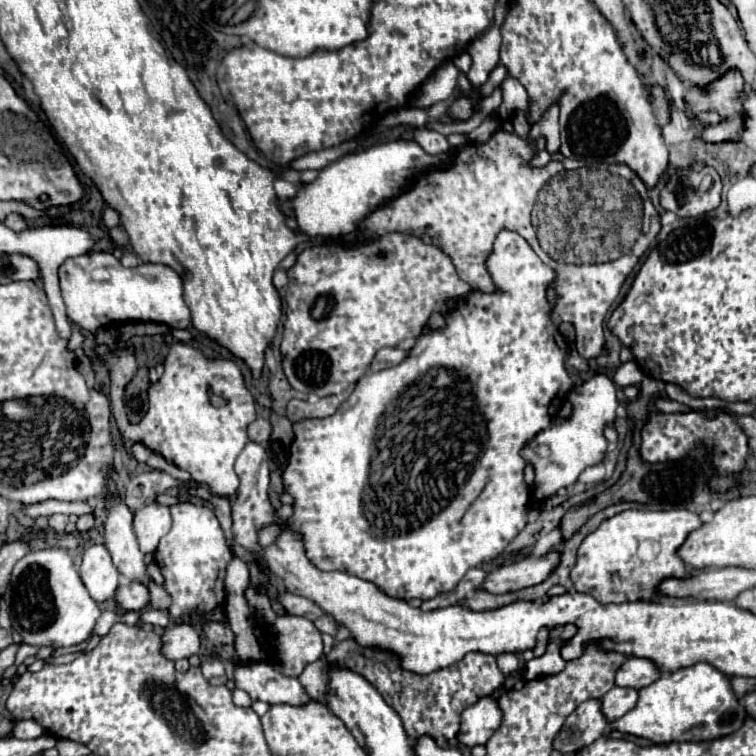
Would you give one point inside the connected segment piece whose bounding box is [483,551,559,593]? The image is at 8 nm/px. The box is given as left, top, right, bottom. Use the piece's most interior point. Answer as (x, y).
(531, 570)

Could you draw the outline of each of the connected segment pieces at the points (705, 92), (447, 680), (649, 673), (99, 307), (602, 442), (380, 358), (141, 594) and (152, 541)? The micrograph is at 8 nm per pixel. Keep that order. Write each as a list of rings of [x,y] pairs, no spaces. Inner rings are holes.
[[[731,69],[731,73],[725,73],[723,77],[715,79],[711,85],[707,85],[707,89],[699,89],[697,85],[689,87],[685,101],[689,103],[689,117],[691,119],[697,119],[697,115],[703,111],[711,111],[711,113],[721,115],[721,123],[705,125],[699,133],[699,139],[703,139],[707,143],[725,143],[725,141],[737,143],[737,141],[741,141],[741,133],[745,127],[743,103],[747,97],[749,97],[749,91],[745,87],[745,81],[743,81],[743,75],[739,73],[739,69]]]
[[[345,639],[337,643],[329,655],[323,655],[319,661],[313,661],[303,669],[303,673],[297,677],[305,689],[305,693],[311,699],[321,699],[327,689],[327,667],[329,665],[341,665],[349,667],[357,673],[361,673],[375,689],[383,695],[385,703],[397,711],[397,715],[403,721],[405,733],[411,741],[419,739],[421,735],[433,735],[439,745],[447,745],[449,739],[453,739],[459,733],[461,725],[461,713],[465,707],[477,703],[481,697],[491,695],[493,689],[503,685],[505,675],[499,671],[495,655],[487,653],[467,653],[461,661],[437,669],[429,675],[417,675],[401,667],[401,661],[391,651],[377,651],[373,647],[361,647],[355,639]]]
[[[629,657],[621,669],[617,671],[615,685],[619,687],[631,687],[631,689],[643,689],[651,685],[655,679],[661,677],[661,671],[651,659],[645,657]]]
[[[91,251],[81,257],[71,257],[59,267],[59,289],[69,321],[77,323],[85,331],[97,331],[111,321],[155,321],[175,329],[187,329],[183,281],[167,265],[145,263],[125,269],[111,253]]]
[[[598,373],[587,379],[581,385],[575,385],[569,393],[571,403],[571,415],[567,419],[557,417],[551,427],[539,431],[523,449],[523,459],[533,465],[535,469],[535,485],[533,495],[537,499],[547,499],[555,495],[559,489],[573,485],[579,477],[579,473],[591,465],[597,465],[603,461],[607,451],[607,439],[603,435],[603,429],[615,421],[617,417],[617,397],[615,397],[615,385],[605,374]],[[547,443],[551,447],[551,457],[541,459],[533,453],[535,445]]]
[[[393,347],[393,349],[379,349],[377,351],[377,355],[375,355],[375,361],[373,361],[373,371],[377,371],[377,369],[387,369],[387,367],[395,367],[395,365],[399,365],[403,359],[407,359],[407,355],[409,355],[409,351],[403,351],[403,349],[397,349],[397,347]]]
[[[121,583],[113,599],[125,611],[141,611],[149,605],[149,589],[141,583]]]
[[[149,503],[135,511],[133,517],[133,529],[135,537],[139,541],[139,549],[143,553],[153,553],[161,541],[163,535],[171,529],[171,511],[169,507]]]

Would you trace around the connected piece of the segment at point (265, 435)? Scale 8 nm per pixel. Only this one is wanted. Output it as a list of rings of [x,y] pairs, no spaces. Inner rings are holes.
[[[255,419],[255,421],[247,427],[247,431],[249,431],[249,439],[251,439],[251,441],[265,445],[265,443],[269,441],[269,435],[271,435],[271,425],[269,425],[269,421],[265,421],[265,419]]]

